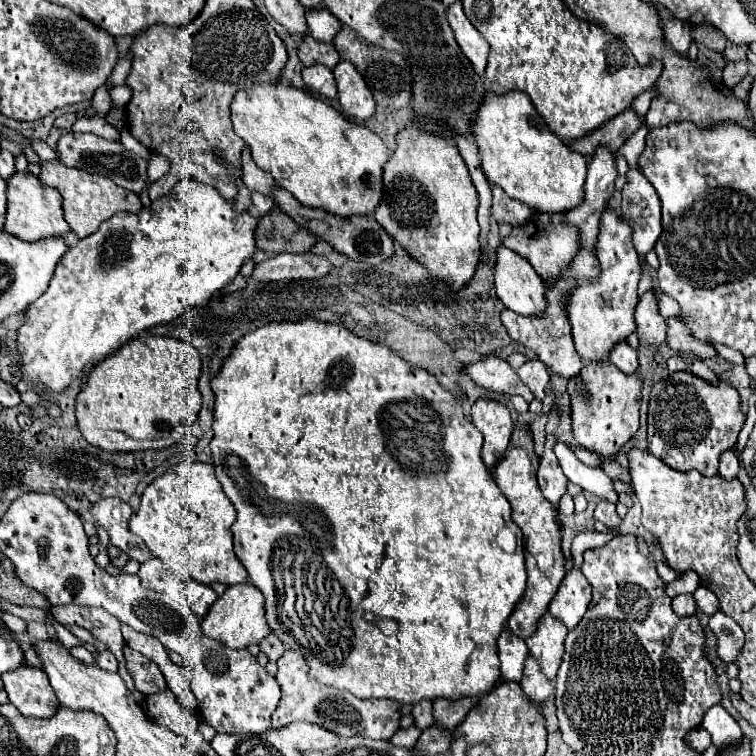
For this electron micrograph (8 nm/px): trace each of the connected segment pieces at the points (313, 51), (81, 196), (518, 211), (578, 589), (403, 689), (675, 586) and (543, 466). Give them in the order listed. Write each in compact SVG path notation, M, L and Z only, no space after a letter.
M304 35L304 41L298 49L298 57L300 57L302 65L306 65L306 67L322 63L322 65L334 69L336 63L340 61L340 55L332 43L320 43L310 35Z
M44 161L40 181L46 187L52 187L62 195L62 199L64 199L62 207L64 207L66 223L70 225L70 229L80 239L84 239L84 237L92 235L94 231L98 231L100 223L110 219L118 211L126 211L126 213L142 211L142 203L140 203L136 193L114 185L110 179L106 179L102 175L90 175L86 171L80 171L80 169L70 169L66 165L62 165L60 161Z
M492 187L492 191L494 191L492 213L494 213L494 219L498 225L508 223L510 227L524 227L534 217L534 211L530 207L510 199L502 191L502 187Z
M568 569L558 593L550 601L550 613L554 615L554 619L562 621L568 631L572 631L584 617L590 601L590 583L582 575L582 571Z
M304 319L304 321L298 321L298 323L290 323L290 321L270 323L266 327L260 327L260 329L252 331L252 333L246 333L236 343L232 355L224 361L224 367L222 367L220 375L216 379L212 379L210 385L212 385L212 391L216 395L214 425L212 425L214 437L210 441L210 451L212 451L212 457L214 457L216 479L222 483L222 489L224 489L226 497L230 499L230 503L236 509L236 523L232 525L234 553L236 553L238 561L246 567L250 583L262 591L262 595L266 599L266 623L272 629L272 633L278 635L278 639L282 639L284 647L300 651L302 657L306 659L306 665L310 667L310 675L314 675L320 683L330 685L330 687L338 687L338 689L344 689L344 691L350 691L358 699L394 699L398 703L416 705L422 699L430 699L430 701L434 701L434 699L462 699L464 695L488 693L500 681L500 659L498 659L496 639L502 633L502 629L506 629L506 619L512 615L512 611L518 605L518 601L522 601L522 595L526 593L528 575L526 575L526 567L524 567L524 546L521 530L518 529L517 525L514 525L514 521L510 517L510 503L506 501L504 493L498 489L496 481L492 479L490 471L484 467L484 463L480 459L482 435L476 431L472 421L468 417L464 417L460 401L452 393L442 389L430 373L426 373L424 369L410 367L402 357L392 353L388 347L382 347L382 345L370 343L368 339L356 337L354 333L350 333L342 325L318 323L314 319Z
M690 569L690 575L686 573L686 575L678 577L678 579L674 579L672 583L666 585L666 589L668 589L670 597L676 597L680 593L694 593L698 589L698 585L700 585L700 575Z
M550 437L546 441L546 451L540 459L540 469L538 469L538 485L544 493L544 497L552 503L552 505L558 505L560 497L566 493L566 485L568 485L568 479L564 477L560 465L558 465L558 459L556 455L552 453L552 445L556 443L554 437Z

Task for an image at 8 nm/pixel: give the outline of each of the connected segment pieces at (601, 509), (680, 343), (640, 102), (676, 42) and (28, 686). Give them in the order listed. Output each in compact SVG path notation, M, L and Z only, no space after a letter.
M600 501L596 505L596 511L594 511L594 519L604 523L606 527L616 527L616 521L622 521L618 515L616 515L616 505L610 503L610 501Z
M668 319L668 333L666 333L666 341L668 341L668 347L678 353L678 355L690 355L690 357L696 357L696 359L716 359L718 353L716 349L712 349L710 345L704 345L700 343L698 339L692 339L686 331L684 325L680 325L680 319Z
M646 91L646 93L638 95L638 99L634 99L634 103L632 103L632 109L636 109L638 115L646 115L652 97L654 97L654 91Z
M670 19L666 25L664 25L664 33L666 33L666 39L668 43L680 51L680 53L686 53L688 47L690 47L690 41L692 41L692 35L690 35L690 25L684 23L684 21L678 21L678 19Z
M20 665L18 669L2 675L2 681L10 697L10 703L22 715L48 719L60 707L46 673L38 667Z

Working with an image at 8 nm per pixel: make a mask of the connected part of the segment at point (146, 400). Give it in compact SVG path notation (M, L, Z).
M140 335L124 347L96 365L84 389L76 397L76 419L82 435L88 443L98 445L106 451L144 451L164 449L182 439L188 425L198 419L202 395L198 391L198 379L202 375L200 355L188 341L156 335Z

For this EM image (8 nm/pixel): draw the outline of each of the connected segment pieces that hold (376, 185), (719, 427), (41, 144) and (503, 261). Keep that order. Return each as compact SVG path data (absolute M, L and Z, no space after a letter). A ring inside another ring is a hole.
M260 83L246 93L236 93L230 111L234 131L250 145L256 165L268 171L274 181L290 191L302 205L326 209L332 215L348 219L352 215L374 213L382 201L382 167L386 165L386 159L390 159L388 147L370 129L348 121L326 101L288 85Z
M670 373L666 379L658 381L650 393L648 403L648 451L664 461L668 467L676 471L700 471L706 477L716 475L720 453L732 449L738 441L738 433L744 425L744 413L740 407L740 397L734 387L728 383L720 383L718 387L702 381L692 373Z
M32 141L31 143L34 151L42 160L54 160L58 157L57 152L51 149L45 141Z
M504 245L496 251L494 285L498 299L520 315L538 315L546 307L542 277L524 257Z

